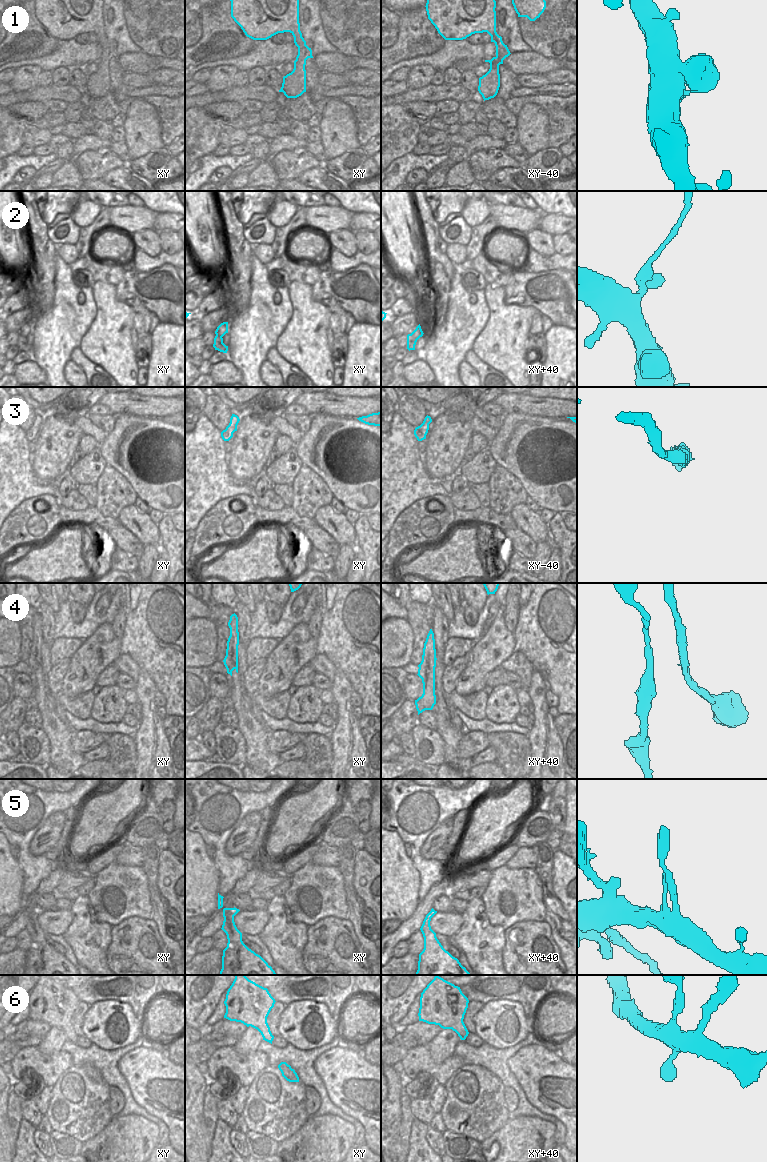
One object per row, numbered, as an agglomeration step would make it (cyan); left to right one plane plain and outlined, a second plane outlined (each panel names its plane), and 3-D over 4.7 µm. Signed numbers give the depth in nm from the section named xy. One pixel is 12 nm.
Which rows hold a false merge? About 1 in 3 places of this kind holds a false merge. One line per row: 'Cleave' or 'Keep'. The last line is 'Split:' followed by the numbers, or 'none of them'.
1: Keep
2: Cleave
3: Keep
4: Keep
5: Keep
6: Keep
Split: 2

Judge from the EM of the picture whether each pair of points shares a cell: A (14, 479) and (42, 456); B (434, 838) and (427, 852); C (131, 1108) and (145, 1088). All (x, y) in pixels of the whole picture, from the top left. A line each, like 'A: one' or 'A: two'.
A: two
B: one
C: two

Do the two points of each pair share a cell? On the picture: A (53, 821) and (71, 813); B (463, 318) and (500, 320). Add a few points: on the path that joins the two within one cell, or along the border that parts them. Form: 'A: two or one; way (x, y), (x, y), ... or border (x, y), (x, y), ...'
A: two; border (63, 811), (65, 820), (59, 838)
B: two; border (485, 296), (489, 317), (484, 328), (474, 339)

